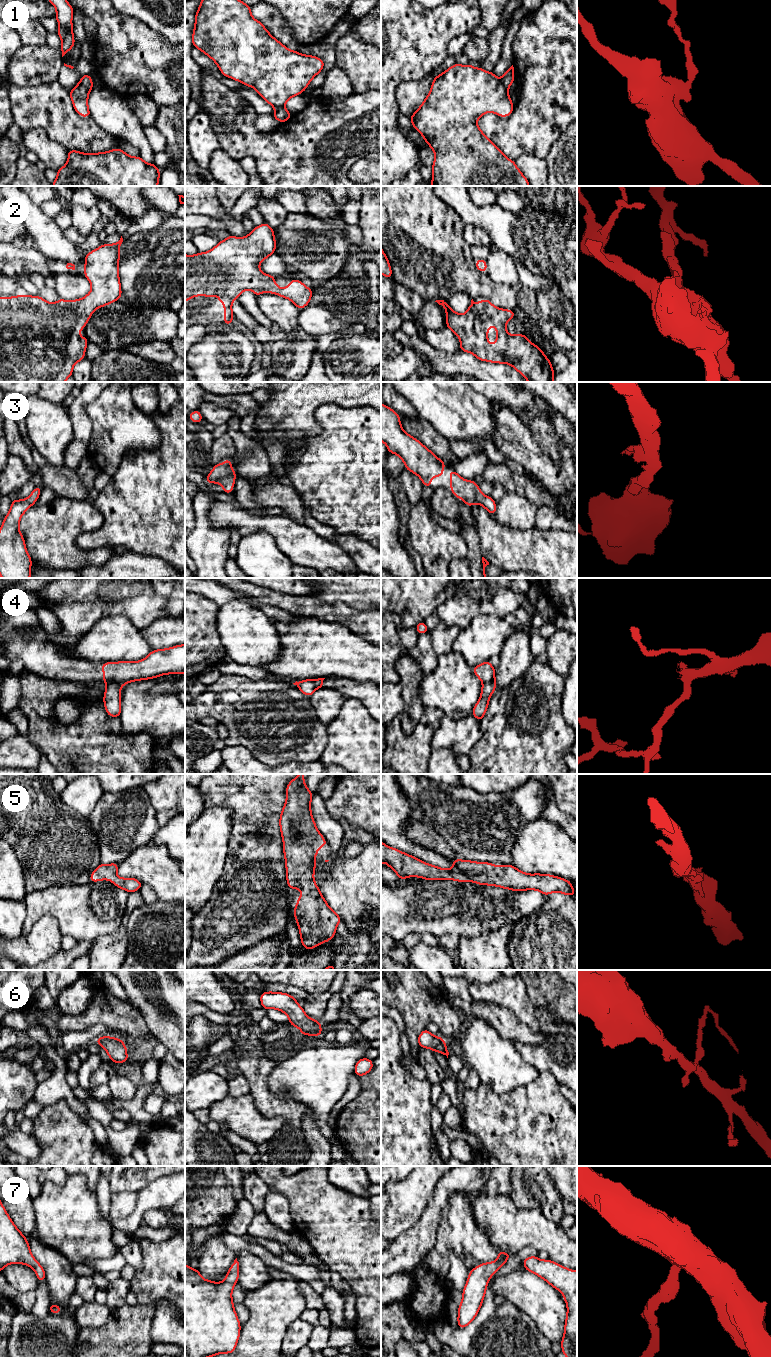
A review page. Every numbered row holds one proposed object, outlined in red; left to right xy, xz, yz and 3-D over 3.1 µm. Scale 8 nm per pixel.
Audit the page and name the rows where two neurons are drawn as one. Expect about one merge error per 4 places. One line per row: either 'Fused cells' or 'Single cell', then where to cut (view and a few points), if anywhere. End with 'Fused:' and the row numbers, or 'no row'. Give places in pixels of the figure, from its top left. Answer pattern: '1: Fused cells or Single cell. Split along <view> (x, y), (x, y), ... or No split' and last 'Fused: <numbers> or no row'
1: Fused cells. Split along xy (79, 82), (89, 90)
2: Single cell. No split
3: Single cell. No split
4: Fused cells. Split along xy (106, 681), (115, 681), (121, 685)
5: Single cell. No split
6: Single cell. No split
7: Single cell. No split
Fused: 1, 4

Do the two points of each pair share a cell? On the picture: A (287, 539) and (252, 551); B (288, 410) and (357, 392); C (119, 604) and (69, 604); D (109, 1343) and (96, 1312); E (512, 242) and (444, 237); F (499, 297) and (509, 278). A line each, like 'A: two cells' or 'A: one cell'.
A: two cells
B: one cell
C: one cell
D: two cells
E: two cells
F: two cells

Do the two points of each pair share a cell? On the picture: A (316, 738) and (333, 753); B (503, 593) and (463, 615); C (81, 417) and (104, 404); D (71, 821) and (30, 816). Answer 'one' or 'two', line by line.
A: two
B: one
C: two
D: one

